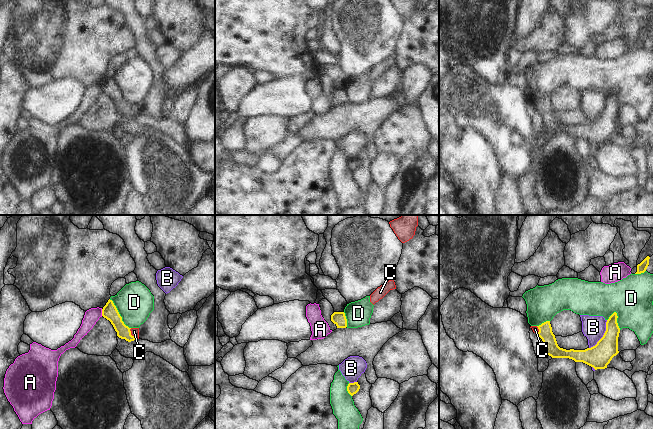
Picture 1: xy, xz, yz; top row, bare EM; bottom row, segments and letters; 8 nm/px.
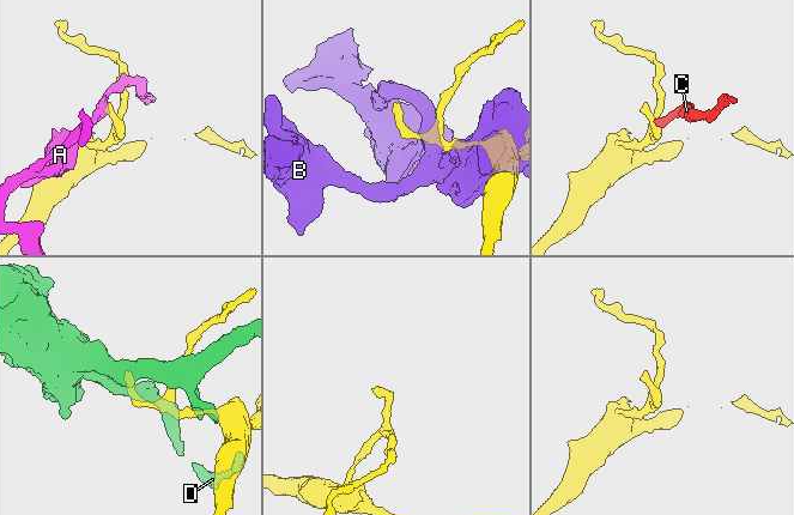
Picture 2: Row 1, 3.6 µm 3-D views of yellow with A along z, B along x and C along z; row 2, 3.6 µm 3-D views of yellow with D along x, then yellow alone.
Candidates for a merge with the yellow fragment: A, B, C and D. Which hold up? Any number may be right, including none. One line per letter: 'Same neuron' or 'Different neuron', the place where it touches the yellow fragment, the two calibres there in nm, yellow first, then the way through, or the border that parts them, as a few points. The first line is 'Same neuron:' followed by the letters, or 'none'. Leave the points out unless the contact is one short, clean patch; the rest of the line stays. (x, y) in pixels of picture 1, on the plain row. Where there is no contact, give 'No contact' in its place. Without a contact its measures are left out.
Same neuron: C
A: Different neuron. Touches yellow at xy (102, 88). Thickness 120 nm (yellow) against 120 nm
B: Different neuron. Touches yellow at yz (603, 111). Thickness 190 nm (yellow) against 190 nm
C: Same neuron. Touches yellow at xy (130, 110). Thickness 120 nm (yellow) against 60 nm. Path across: xy (109, 87), (116, 97), (130, 110), (134, 107)
D: Different neuron. Touches yellow at xy (119, 90). Thickness 120 nm (yellow) against 300 nm

